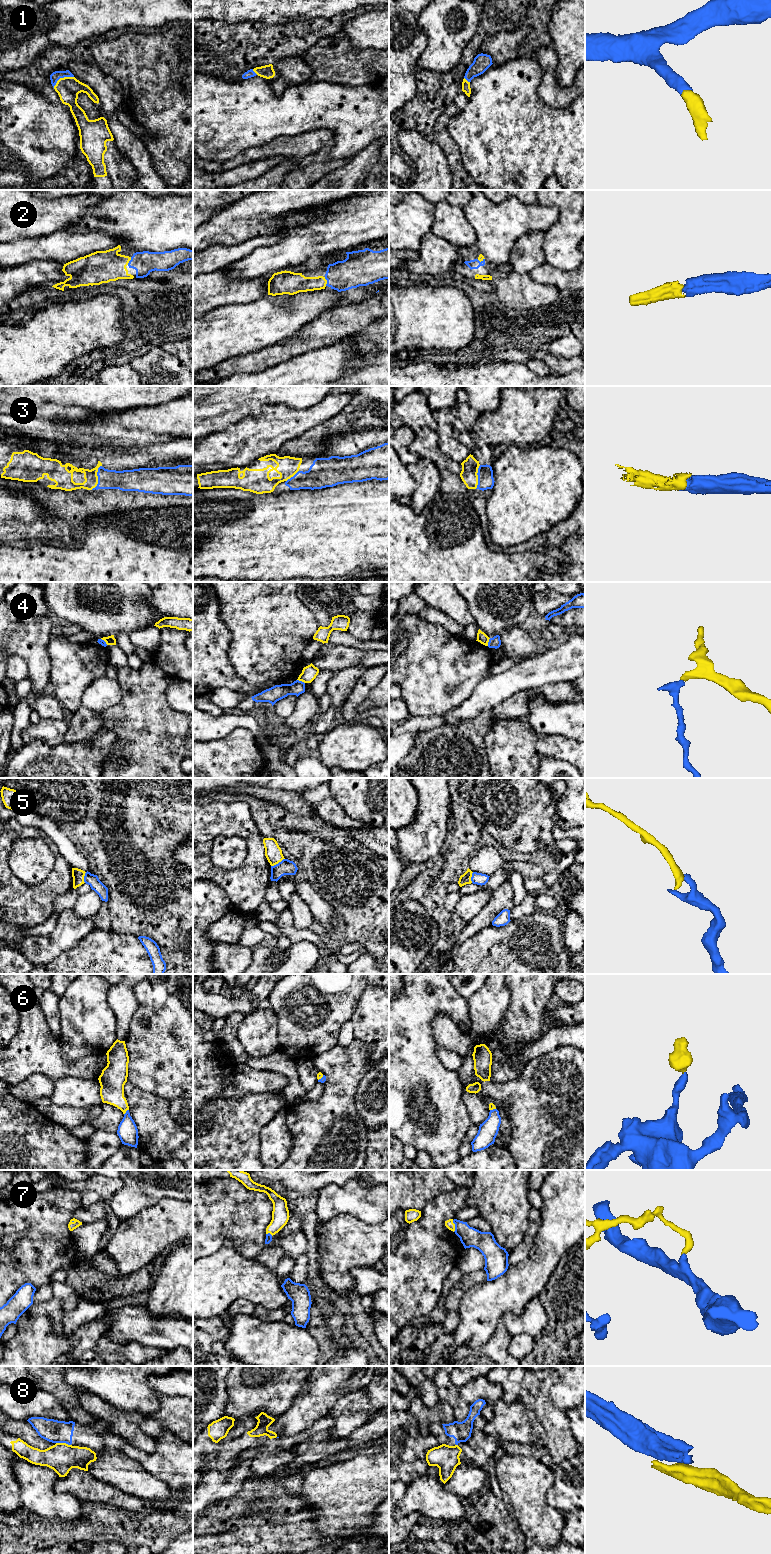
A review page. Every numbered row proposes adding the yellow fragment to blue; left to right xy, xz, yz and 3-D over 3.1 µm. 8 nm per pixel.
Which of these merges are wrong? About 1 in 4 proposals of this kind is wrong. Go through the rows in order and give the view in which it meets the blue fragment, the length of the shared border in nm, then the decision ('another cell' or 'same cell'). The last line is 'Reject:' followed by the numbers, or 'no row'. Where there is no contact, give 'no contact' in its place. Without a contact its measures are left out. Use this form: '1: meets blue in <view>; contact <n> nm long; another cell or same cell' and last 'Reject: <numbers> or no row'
1: meets blue in xy; contact 190 nm long; same cell
2: meets blue in xz; contact 70 nm long; same cell
3: meets blue in xy; contact 220 nm long; same cell
4: meets blue in xz; contact 70 nm long; another cell
5: meets blue in xz; contact 130 nm long; another cell
6: meets blue in xy; contact 60 nm long; same cell
7: meets blue in yz; contact 100 nm long; same cell
8: meets blue in xy; contact 120 nm long; another cell
Reject: 4, 5, 8

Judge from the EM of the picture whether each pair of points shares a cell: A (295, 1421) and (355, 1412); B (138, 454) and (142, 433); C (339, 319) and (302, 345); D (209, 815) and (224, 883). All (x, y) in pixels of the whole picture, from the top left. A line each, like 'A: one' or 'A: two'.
A: two
B: two
C: one
D: one

